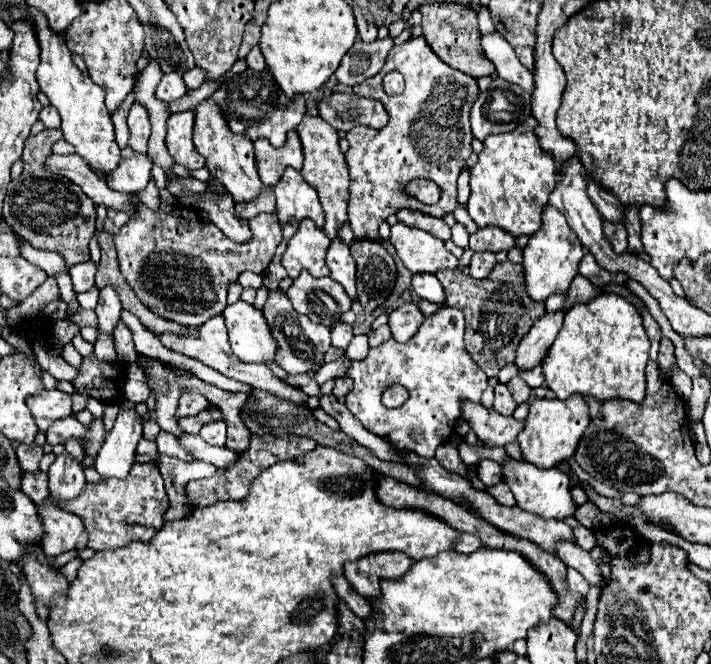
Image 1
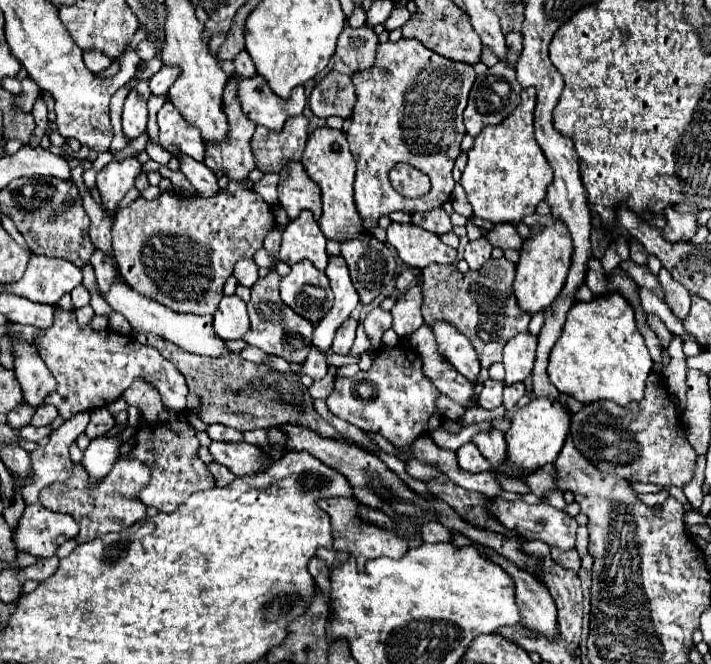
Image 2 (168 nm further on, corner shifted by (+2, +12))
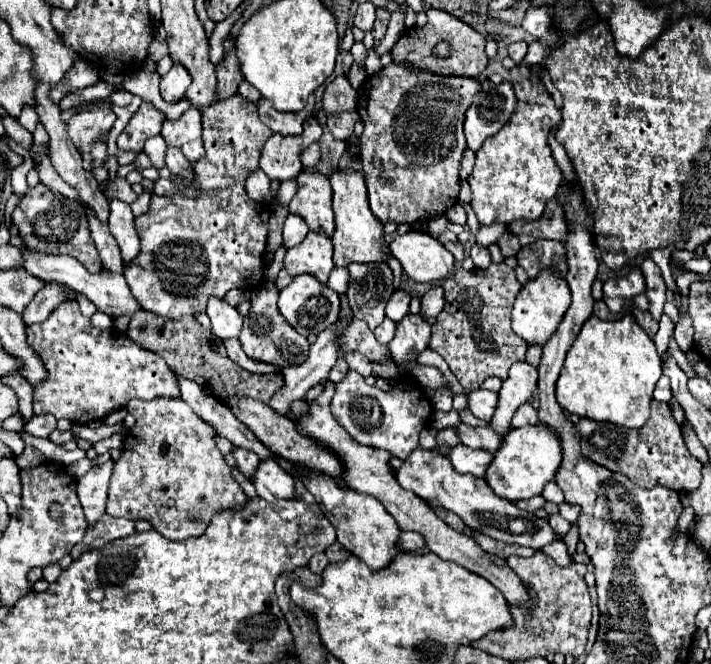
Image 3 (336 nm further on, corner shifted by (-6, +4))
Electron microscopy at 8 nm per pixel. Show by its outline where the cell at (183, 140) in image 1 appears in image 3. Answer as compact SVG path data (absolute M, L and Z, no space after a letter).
M196 108L186 110L178 120L164 120L162 138L168 146L180 148L190 162L198 162L206 156L202 146L202 122Z

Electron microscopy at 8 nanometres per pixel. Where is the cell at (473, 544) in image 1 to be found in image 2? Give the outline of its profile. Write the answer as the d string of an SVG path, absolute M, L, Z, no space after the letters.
M438 522L420 524L420 526L418 526L418 532L420 532L420 538L422 538L424 542L450 542L450 532L448 532L448 528L444 528L444 526L438 524Z

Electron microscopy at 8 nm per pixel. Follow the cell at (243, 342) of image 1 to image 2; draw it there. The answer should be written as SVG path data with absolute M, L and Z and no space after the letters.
M224 296L214 312L214 332L222 340L238 340L250 328L246 302L238 296Z

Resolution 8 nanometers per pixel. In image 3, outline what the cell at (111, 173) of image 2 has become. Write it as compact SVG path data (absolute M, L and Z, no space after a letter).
M112 198L110 200L110 220L108 220L108 228L110 234L118 240L120 250L122 250L122 258L124 264L128 264L138 252L140 252L140 244L138 244L138 234L134 230L134 214L130 210L130 204Z

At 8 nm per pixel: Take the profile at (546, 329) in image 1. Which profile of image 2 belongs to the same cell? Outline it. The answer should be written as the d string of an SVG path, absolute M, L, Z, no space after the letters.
M522 332L514 338L510 338L506 342L504 348L504 384L512 386L516 382L524 382L526 376L532 372L532 364L534 364L534 356L536 356L536 336Z

